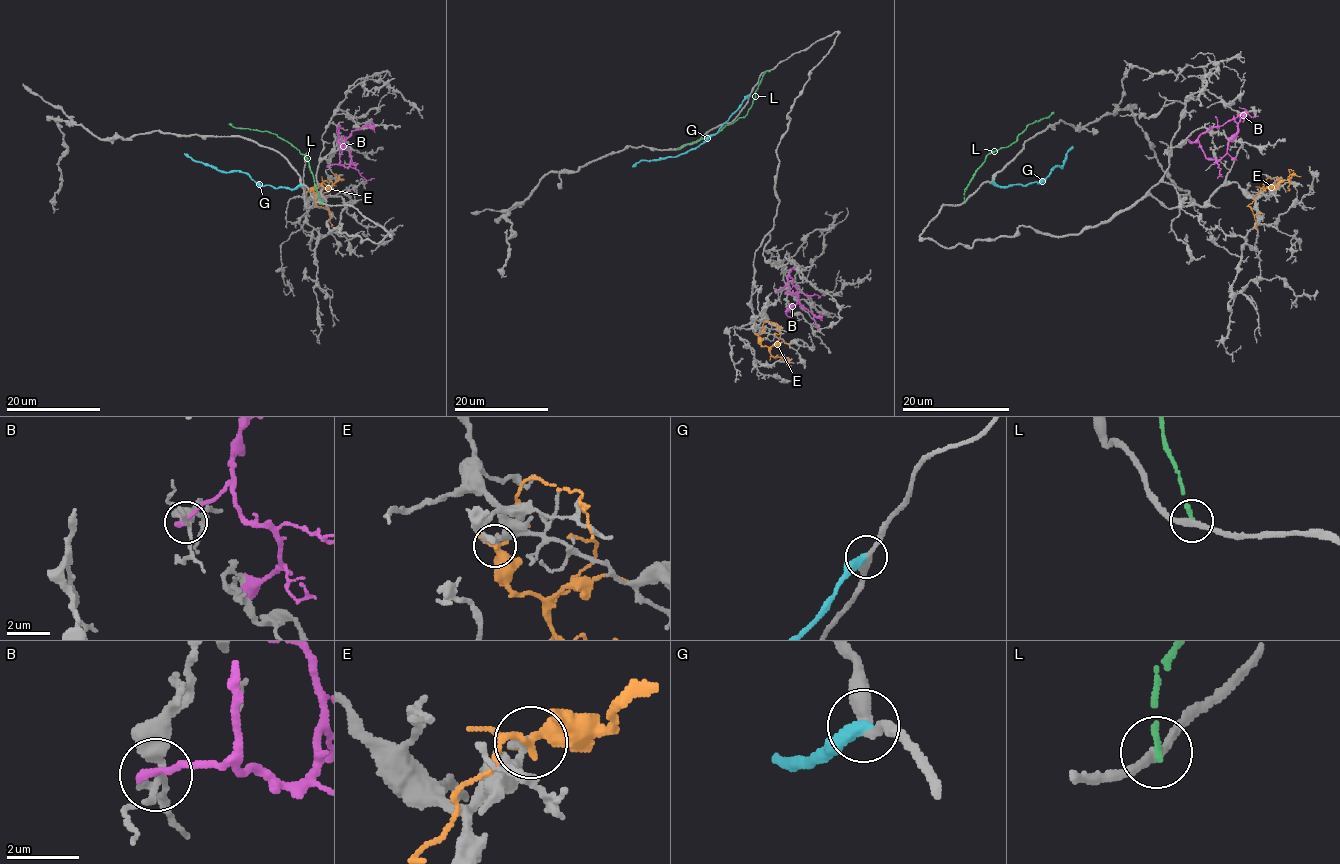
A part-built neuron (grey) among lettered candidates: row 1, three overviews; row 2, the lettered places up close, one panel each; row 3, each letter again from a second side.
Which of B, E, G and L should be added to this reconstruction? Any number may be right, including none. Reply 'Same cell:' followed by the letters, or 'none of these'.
Same cell: none of these

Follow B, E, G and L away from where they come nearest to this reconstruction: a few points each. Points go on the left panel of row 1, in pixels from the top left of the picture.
B: (329, 166), (339, 162), (341, 146), (351, 133), (373, 123), (372, 118)
E: (309, 191), (314, 192), (316, 205), (329, 209), (332, 226)
G: (301, 185), (295, 188), (259, 186), (248, 174), (219, 172), (184, 153)
L: (321, 202), (304, 155), (269, 131), (235, 128), (229, 123)

